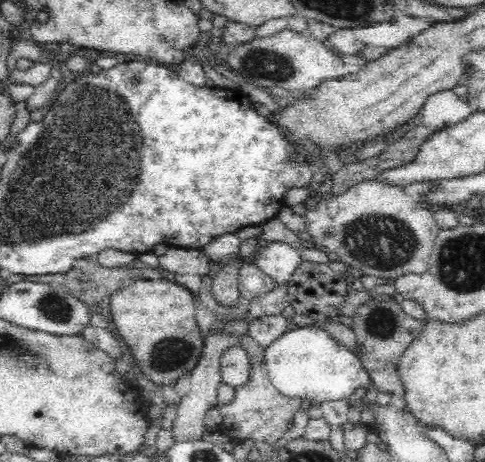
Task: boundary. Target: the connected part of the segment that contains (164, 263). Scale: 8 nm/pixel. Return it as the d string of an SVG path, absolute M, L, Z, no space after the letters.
M169 247L161 256L156 256L158 266L176 274L208 275L210 259L203 251L187 248Z

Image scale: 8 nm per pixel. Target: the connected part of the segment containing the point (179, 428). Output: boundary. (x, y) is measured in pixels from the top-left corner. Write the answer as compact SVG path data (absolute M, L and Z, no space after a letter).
M211 332L210 338L206 340L206 344L203 346L201 357L191 372L191 377L189 378L191 382L190 391L176 404L177 415L172 422L172 429L170 430L172 431L172 437L174 437L174 443L192 442L202 438L202 435L206 432L211 431L204 424L204 416L206 416L206 410L216 407L218 402L216 392L218 383L221 381L220 356L226 349L236 345L240 345L240 340L237 338Z

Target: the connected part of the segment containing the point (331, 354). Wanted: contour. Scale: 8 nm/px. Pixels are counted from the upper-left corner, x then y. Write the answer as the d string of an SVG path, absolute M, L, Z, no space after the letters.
M322 326L290 327L279 337L264 352L264 367L278 393L318 405L347 399L358 386L368 389L370 377L360 359L334 340Z

